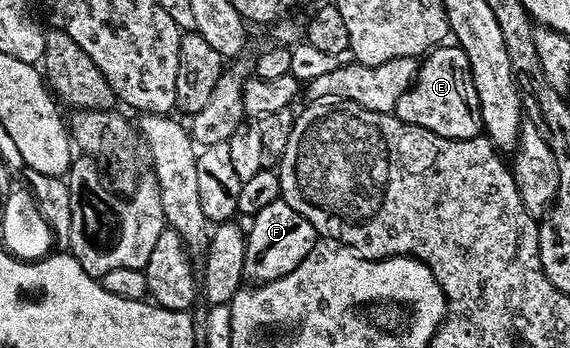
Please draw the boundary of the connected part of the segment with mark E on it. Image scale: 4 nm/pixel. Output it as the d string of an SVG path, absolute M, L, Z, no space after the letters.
M441 44L423 55L412 88L400 97L394 113L406 124L426 128L443 138L466 140L481 137L482 116L478 92L474 92L470 60L466 60L466 52L461 46Z

